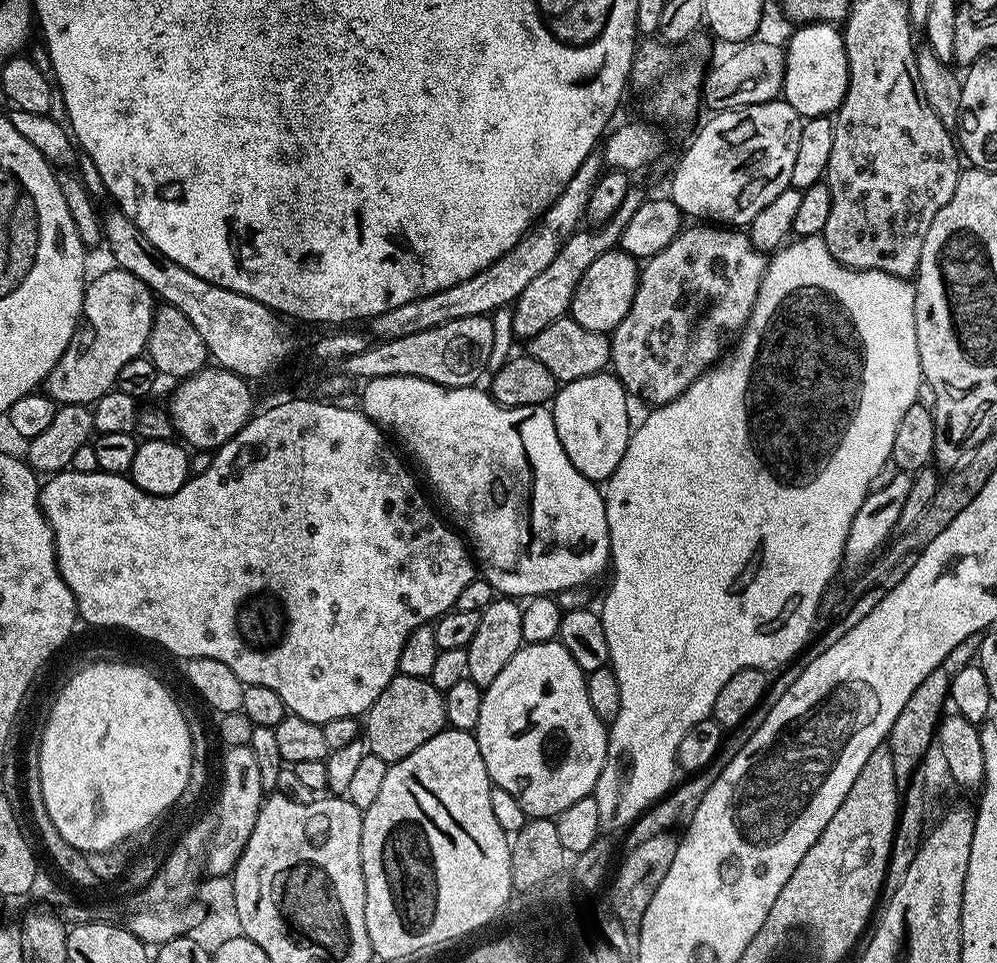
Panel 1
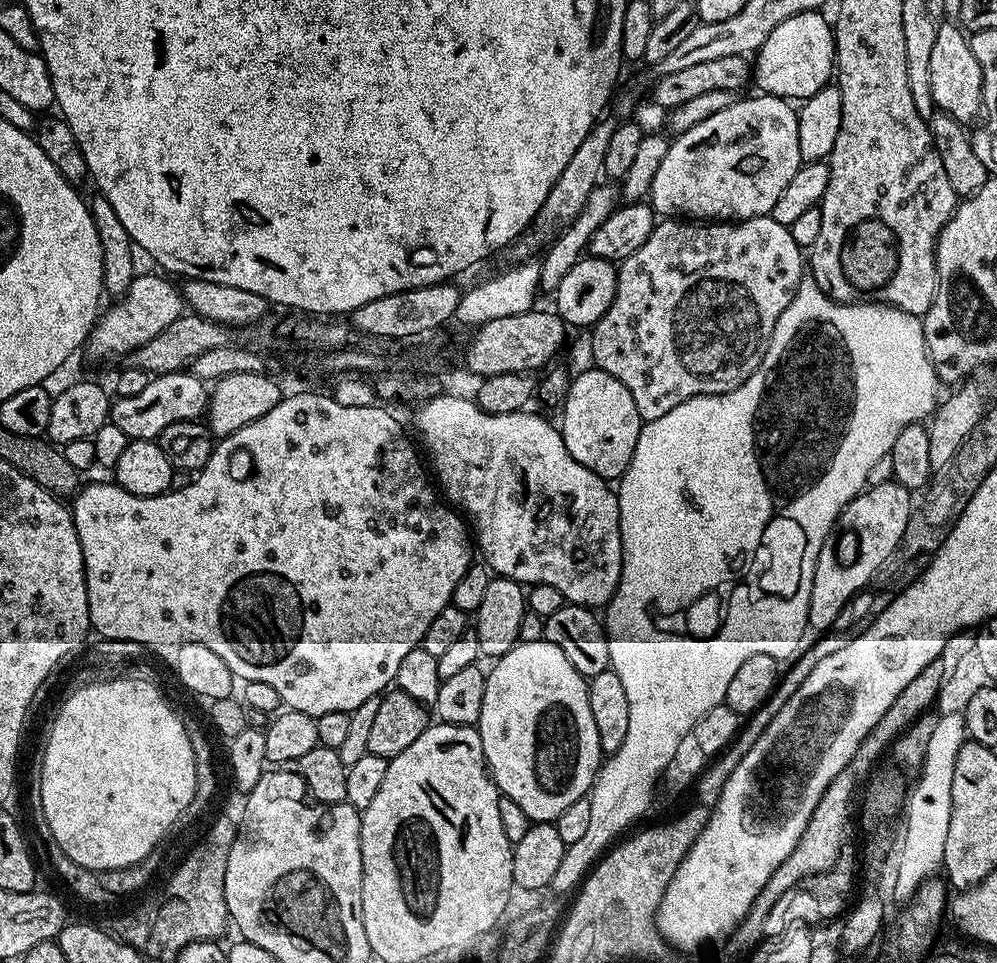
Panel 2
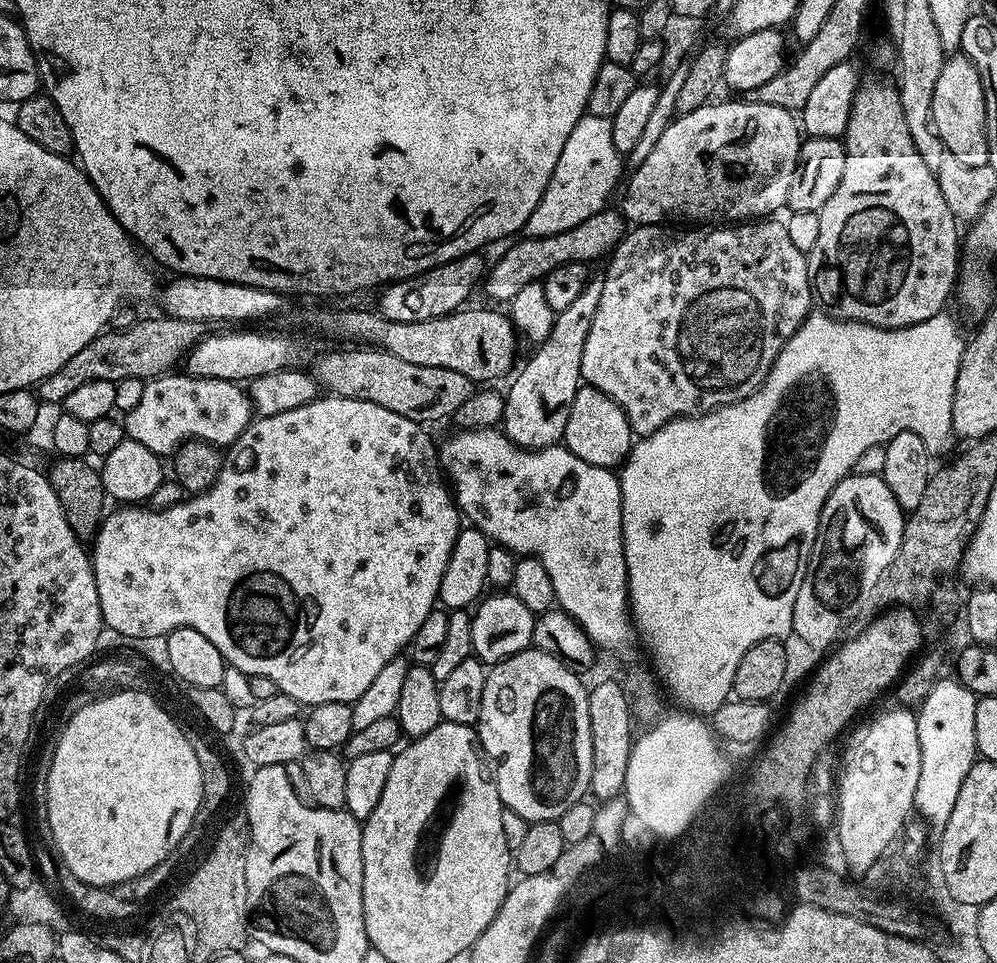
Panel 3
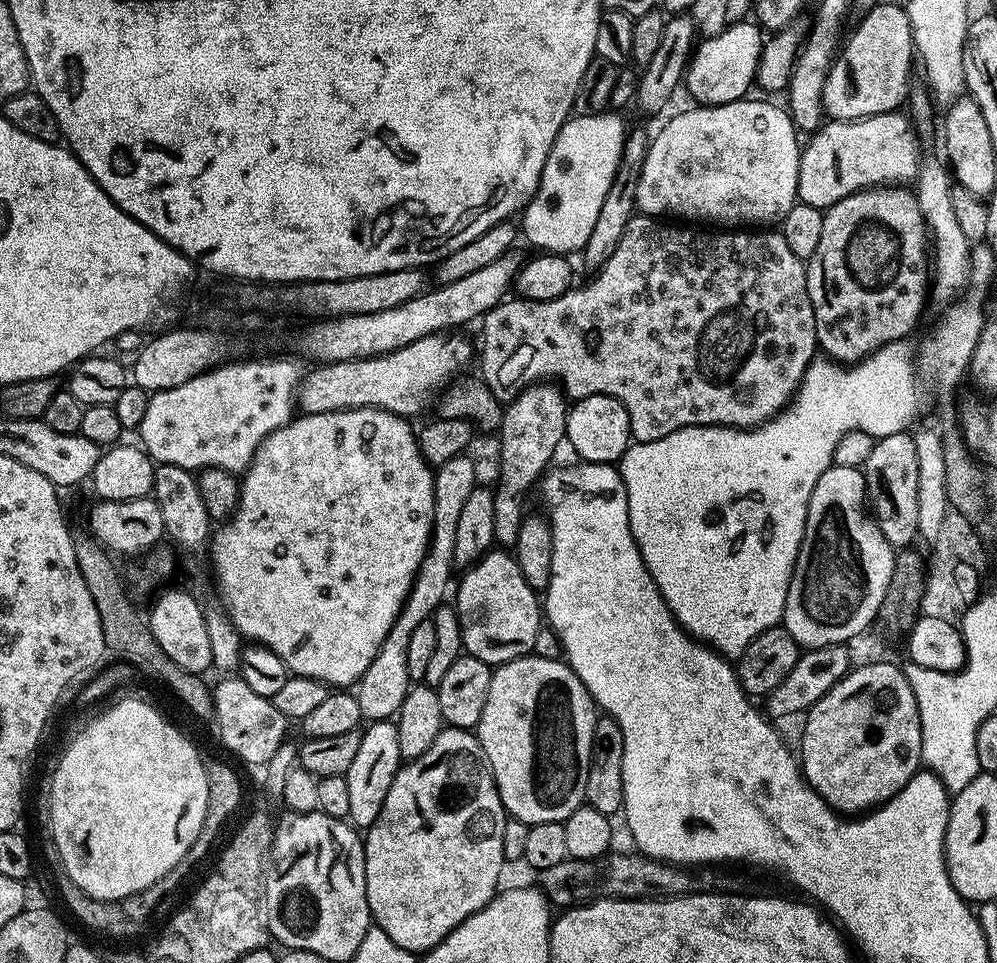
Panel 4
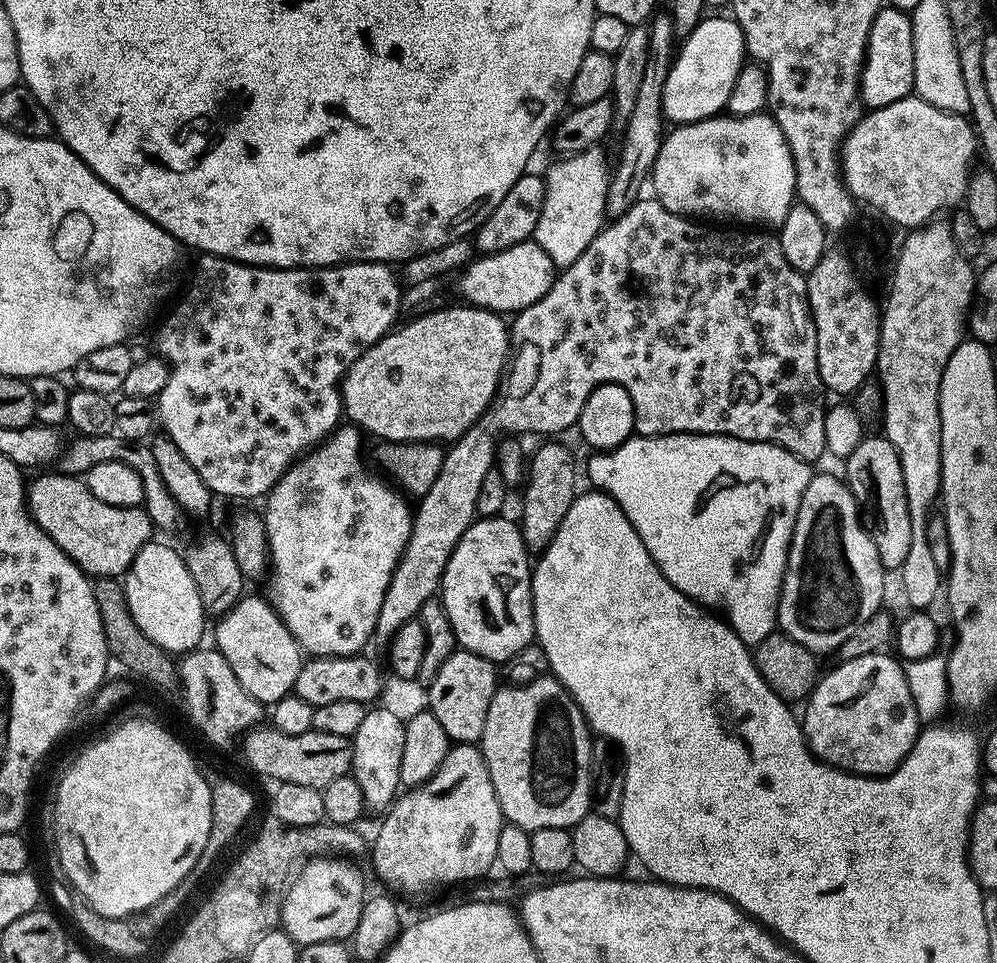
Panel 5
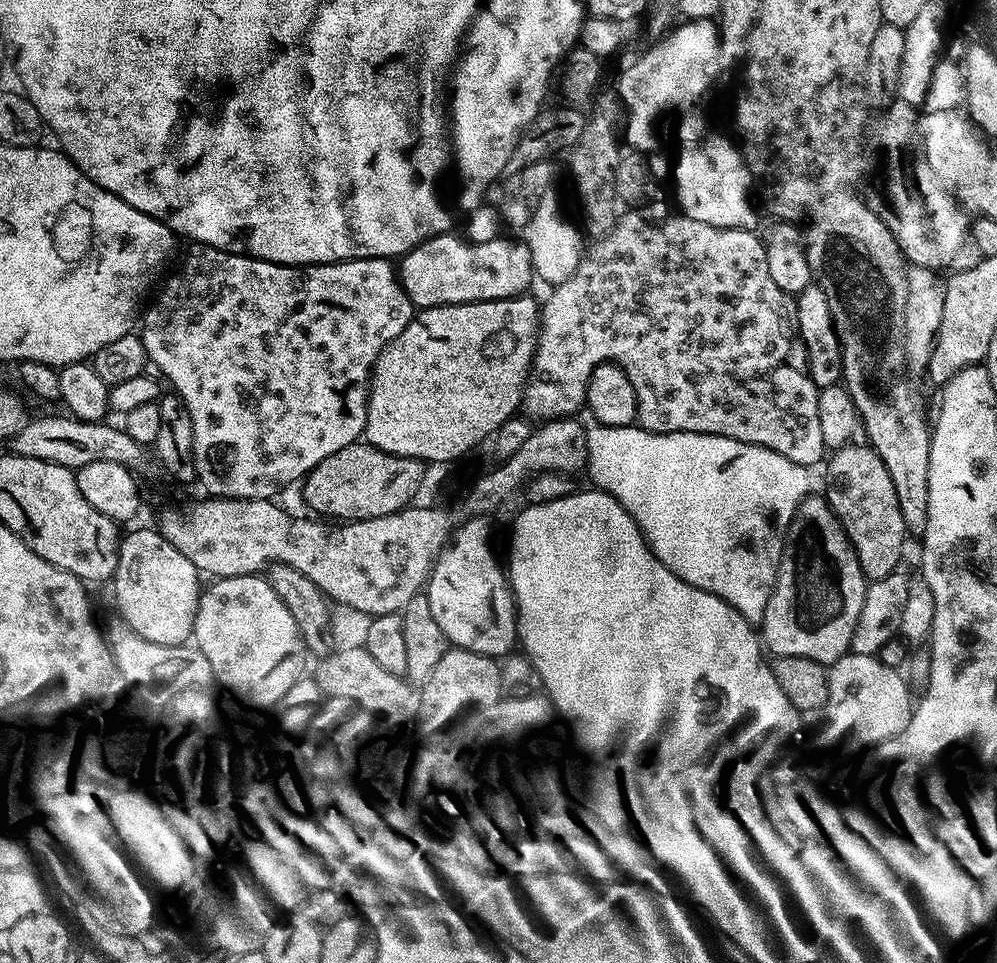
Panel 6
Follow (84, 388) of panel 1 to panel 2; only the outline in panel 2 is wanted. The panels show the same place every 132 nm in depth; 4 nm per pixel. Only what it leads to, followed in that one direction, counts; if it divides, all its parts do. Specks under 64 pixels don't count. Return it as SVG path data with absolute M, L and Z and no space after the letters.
M136 274L124 295L99 313L96 324L88 333L86 341L86 349L88 348L89 354L94 359L112 360L115 356L127 357L128 353L133 352L138 346L150 342L150 338L162 334L162 330L166 330L170 322L185 315L186 305L181 289L177 285L175 288L168 281L171 279L167 275L159 275Z

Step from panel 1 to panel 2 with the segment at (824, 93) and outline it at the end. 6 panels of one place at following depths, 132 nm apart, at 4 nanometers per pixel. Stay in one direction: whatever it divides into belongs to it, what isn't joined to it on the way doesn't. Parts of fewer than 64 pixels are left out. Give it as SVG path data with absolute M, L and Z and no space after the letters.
M823 11L794 14L774 30L754 56L754 84L761 93L789 102L803 102L818 90L829 87L836 66L836 37L833 25Z

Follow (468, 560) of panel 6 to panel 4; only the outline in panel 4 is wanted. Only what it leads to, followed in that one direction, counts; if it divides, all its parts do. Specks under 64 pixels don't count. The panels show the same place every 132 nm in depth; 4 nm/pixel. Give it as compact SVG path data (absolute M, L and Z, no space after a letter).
M489 550L461 576L464 577L461 578L460 585L456 584L454 588L454 607L462 626L464 652L489 666L499 666L517 660L520 656L529 655L534 646L534 638L542 627L542 604L538 599L538 592L527 585L526 578L519 572L513 553L508 550Z

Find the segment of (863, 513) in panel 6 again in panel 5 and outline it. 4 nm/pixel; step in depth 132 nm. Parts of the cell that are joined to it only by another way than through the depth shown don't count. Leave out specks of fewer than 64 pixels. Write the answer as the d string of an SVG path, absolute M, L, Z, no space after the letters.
M868 434L862 442L858 442L854 452L846 457L843 464L843 479L854 494L857 505L872 511L870 535L876 543L878 558L884 563L885 569L898 570L902 562L906 562L912 537L910 510L906 506L906 486L902 482L902 462L898 462L898 450L894 450L894 446L882 434Z

